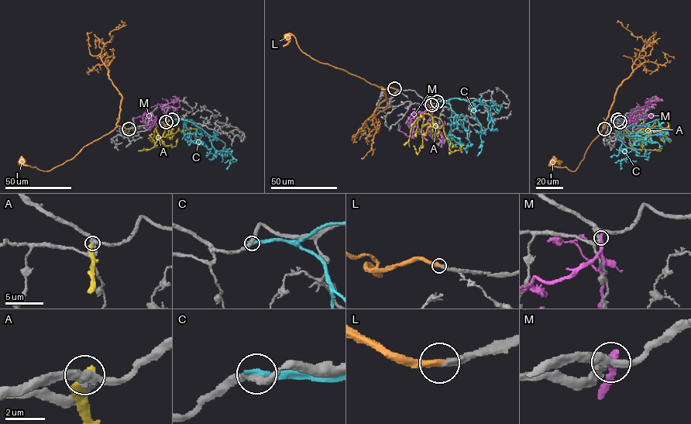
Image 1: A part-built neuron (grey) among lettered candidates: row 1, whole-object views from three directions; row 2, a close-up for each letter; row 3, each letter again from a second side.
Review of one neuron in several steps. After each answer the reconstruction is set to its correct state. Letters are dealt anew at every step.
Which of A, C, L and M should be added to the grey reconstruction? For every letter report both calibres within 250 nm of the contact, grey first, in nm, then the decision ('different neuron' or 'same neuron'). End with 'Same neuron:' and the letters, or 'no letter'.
A: 360/400 nm | different neuron
C: 320/380 nm | different neuron
L: 320/400 nm | same neuron
M: 240/500 nm | different neuron
Same neuron: L

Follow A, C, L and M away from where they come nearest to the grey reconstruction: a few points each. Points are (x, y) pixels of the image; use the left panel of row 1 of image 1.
A: (165, 122), (164, 136), (175, 133), (179, 128), (182, 132), (195, 129), (196, 141)
C: (172, 119), (192, 122), (225, 143), (226, 151), (223, 156), (218, 153), (208, 159)
L: (128, 129), (116, 124), (122, 95), (101, 56), (112, 37), (110, 32), (122, 22)
M: (166, 122), (162, 126), (148, 124), (150, 115), (147, 114), (135, 118)

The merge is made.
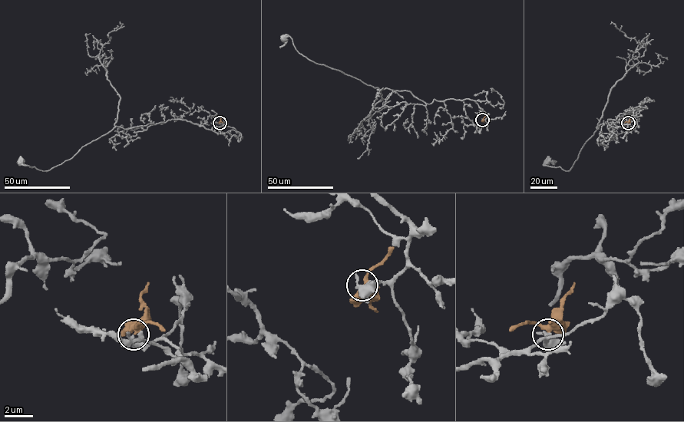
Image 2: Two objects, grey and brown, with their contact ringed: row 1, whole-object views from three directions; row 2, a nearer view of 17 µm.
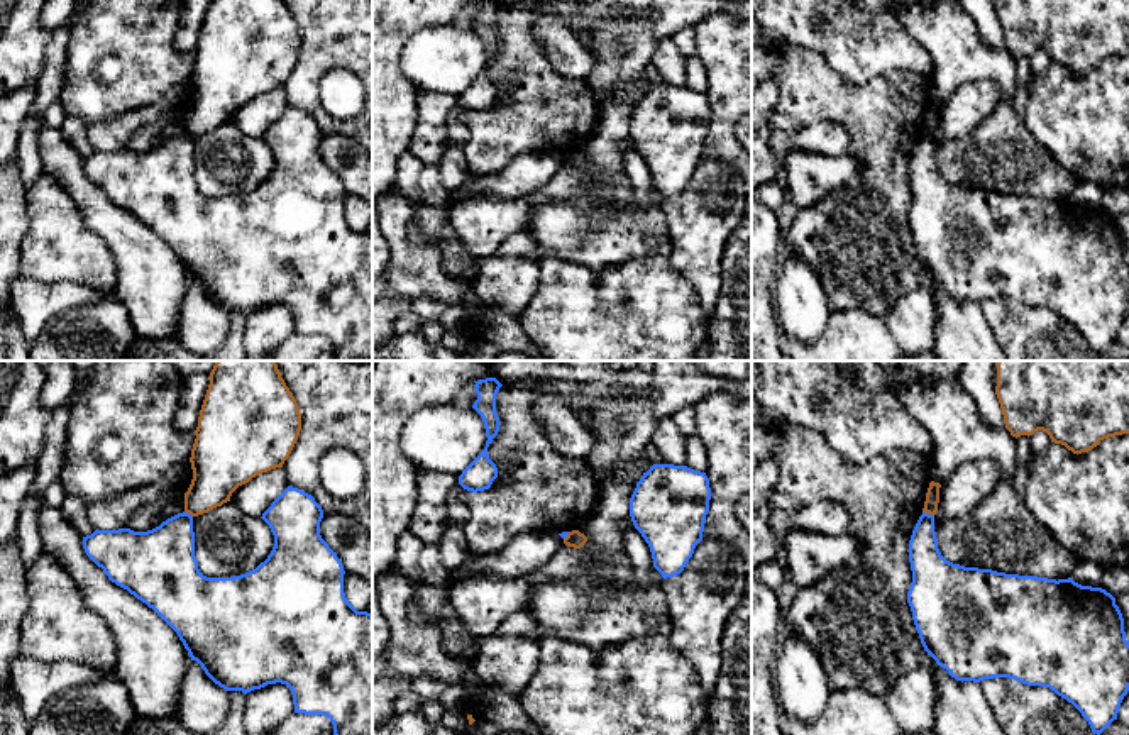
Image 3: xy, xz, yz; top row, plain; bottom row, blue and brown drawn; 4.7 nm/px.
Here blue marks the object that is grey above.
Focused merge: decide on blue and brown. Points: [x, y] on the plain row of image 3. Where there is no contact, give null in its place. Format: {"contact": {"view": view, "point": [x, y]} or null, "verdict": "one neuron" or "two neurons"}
{"contact": {"view": "yz", "point": [928, 134]}, "verdict": "two neurons"}

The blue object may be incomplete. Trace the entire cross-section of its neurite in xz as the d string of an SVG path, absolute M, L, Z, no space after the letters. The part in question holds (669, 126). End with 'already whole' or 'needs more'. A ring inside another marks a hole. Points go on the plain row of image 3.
M653 85L630 119L630 137L664 200L680 195L702 161L711 108L706 93Z; already whole

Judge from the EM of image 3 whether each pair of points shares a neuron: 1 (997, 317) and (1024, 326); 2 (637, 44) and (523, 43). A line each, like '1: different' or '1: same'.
1: same
2: different

